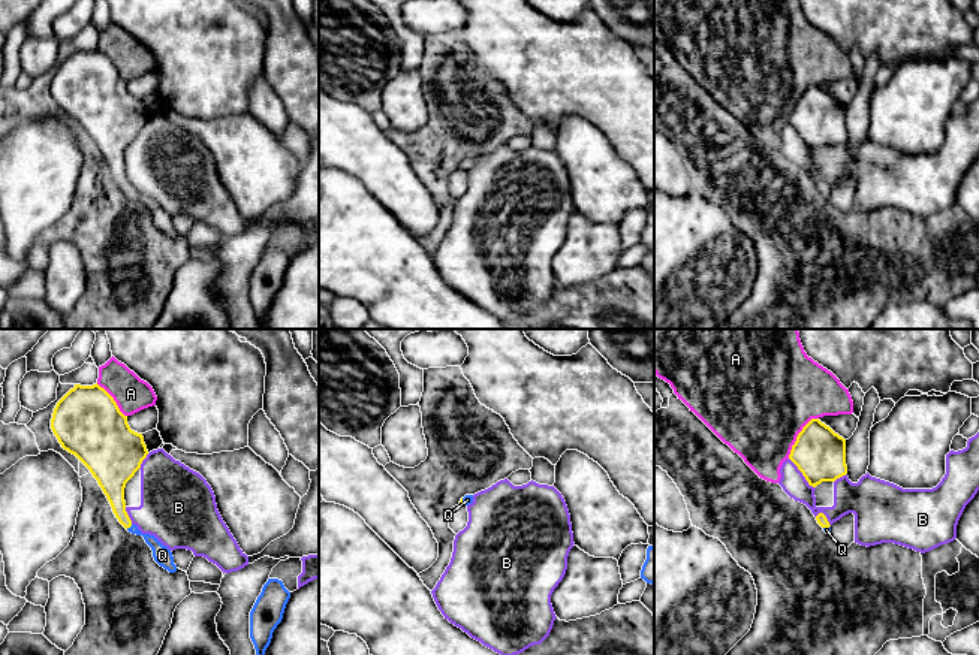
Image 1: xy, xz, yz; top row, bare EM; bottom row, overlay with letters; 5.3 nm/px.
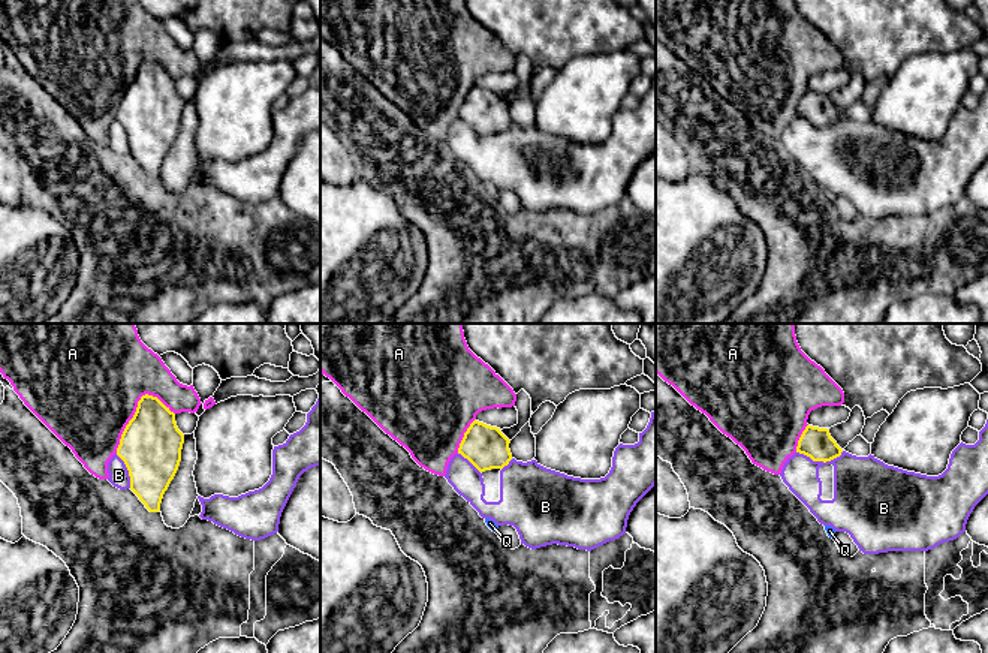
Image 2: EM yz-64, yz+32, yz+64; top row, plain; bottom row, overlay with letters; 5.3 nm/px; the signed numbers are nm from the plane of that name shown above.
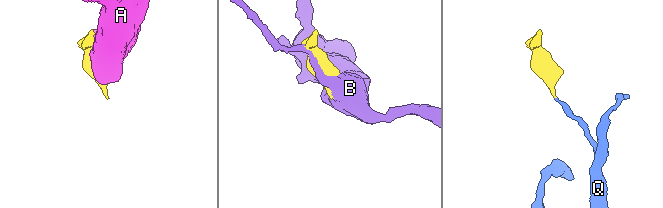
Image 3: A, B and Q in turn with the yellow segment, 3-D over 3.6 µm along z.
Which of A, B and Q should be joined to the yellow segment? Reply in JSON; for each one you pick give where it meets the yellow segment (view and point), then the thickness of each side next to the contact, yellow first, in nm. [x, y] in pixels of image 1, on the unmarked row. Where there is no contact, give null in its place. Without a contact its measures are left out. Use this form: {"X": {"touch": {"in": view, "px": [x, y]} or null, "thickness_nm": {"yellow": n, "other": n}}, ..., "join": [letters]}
{"Q": {"touch": {"in": "xy", "px": [129, 192]}, "thickness_nm": {"yellow": 140, "other": 100}}, "join": ["Q"]}

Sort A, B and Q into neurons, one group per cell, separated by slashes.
A / B / Q

